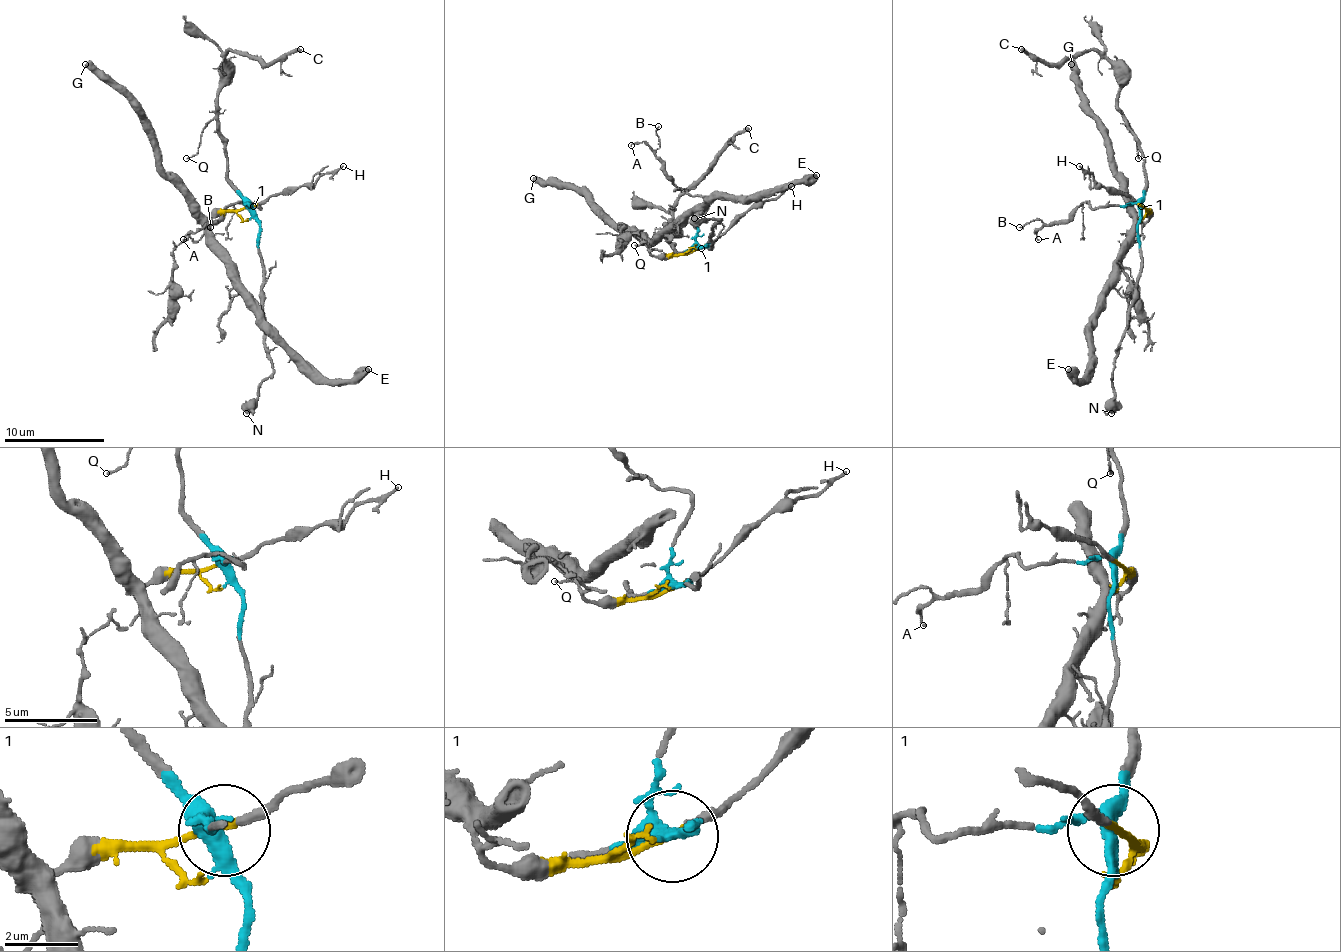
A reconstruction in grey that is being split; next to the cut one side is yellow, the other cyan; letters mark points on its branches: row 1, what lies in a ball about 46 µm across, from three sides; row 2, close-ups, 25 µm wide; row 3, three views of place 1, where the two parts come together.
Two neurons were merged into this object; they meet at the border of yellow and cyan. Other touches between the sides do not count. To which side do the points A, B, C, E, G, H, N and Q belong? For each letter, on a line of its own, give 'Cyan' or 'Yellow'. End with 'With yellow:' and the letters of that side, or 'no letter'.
A: Cyan
B: Cyan
C: Cyan
E: Yellow
G: Yellow
H: Yellow
N: Cyan
Q: Cyan
With yellow: E, G, H

